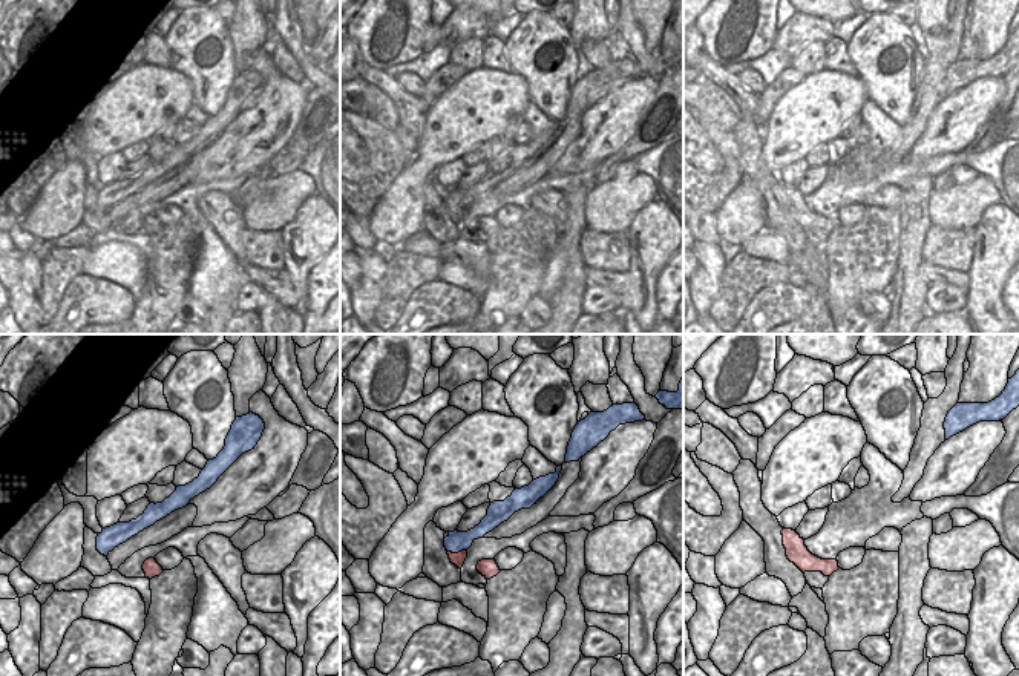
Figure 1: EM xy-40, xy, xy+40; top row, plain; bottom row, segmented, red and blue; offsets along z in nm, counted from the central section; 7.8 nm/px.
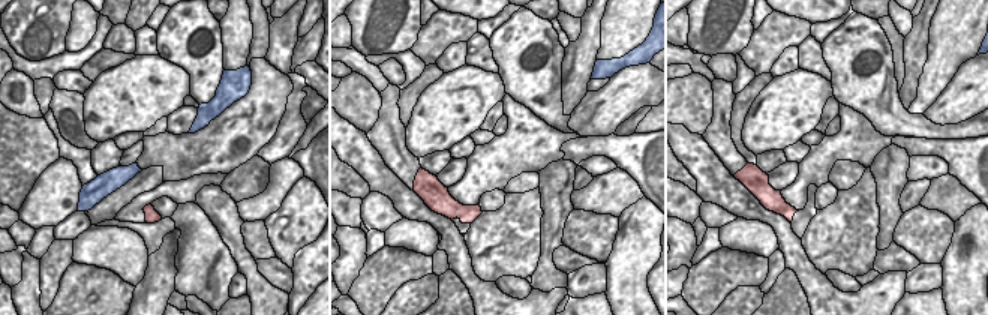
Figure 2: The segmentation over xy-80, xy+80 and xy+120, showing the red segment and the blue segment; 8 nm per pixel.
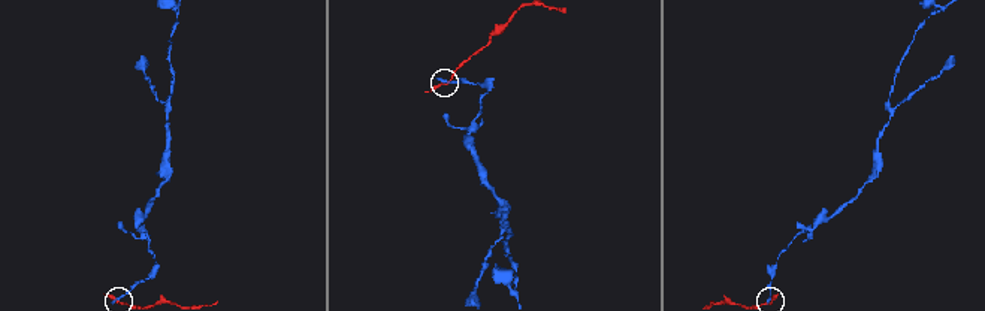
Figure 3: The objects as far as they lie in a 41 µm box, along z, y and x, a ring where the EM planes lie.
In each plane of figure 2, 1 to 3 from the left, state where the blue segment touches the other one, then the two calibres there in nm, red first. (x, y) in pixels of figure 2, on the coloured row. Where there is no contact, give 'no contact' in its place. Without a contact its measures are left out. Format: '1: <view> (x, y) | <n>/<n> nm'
1: no contact
2: no contact
3: no contact

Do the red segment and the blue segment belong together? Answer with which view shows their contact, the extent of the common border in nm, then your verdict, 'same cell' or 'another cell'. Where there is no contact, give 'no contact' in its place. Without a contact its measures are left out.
meets red in xy; contact 160 nm long; another cell

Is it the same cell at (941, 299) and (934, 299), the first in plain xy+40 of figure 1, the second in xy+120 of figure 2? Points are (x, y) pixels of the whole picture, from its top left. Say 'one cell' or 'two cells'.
two cells

